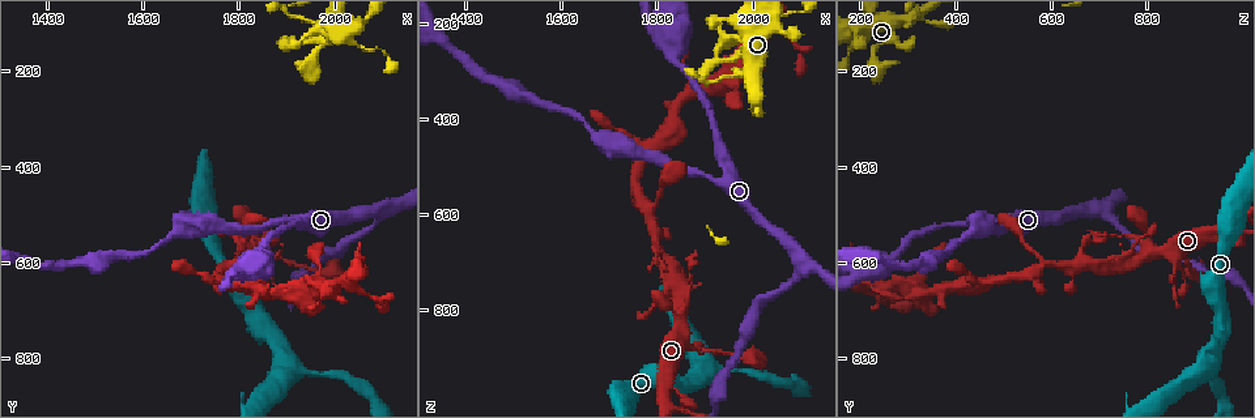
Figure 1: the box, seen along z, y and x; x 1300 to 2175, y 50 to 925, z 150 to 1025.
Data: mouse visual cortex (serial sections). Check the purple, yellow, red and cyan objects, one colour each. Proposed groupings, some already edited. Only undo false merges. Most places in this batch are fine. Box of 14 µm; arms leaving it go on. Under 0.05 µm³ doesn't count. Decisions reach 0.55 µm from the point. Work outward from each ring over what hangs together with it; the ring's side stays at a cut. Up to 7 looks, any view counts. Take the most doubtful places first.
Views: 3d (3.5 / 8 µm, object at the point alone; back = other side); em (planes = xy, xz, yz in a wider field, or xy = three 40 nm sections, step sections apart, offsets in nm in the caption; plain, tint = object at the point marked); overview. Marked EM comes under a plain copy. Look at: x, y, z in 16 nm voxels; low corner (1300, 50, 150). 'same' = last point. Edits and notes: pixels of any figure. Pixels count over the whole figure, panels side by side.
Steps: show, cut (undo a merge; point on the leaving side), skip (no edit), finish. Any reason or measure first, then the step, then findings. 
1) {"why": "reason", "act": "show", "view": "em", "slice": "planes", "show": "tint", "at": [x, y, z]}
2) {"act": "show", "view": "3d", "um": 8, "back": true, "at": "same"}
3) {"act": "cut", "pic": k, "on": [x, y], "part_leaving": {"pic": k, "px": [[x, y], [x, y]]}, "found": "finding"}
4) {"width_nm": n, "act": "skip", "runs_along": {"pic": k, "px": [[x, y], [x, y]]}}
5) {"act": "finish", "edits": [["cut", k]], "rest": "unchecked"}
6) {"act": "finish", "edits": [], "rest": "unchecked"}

{"why": "sharp bend", "act": "show", "view": "3d", "um": 8, "at": [1805, 555, 665]}

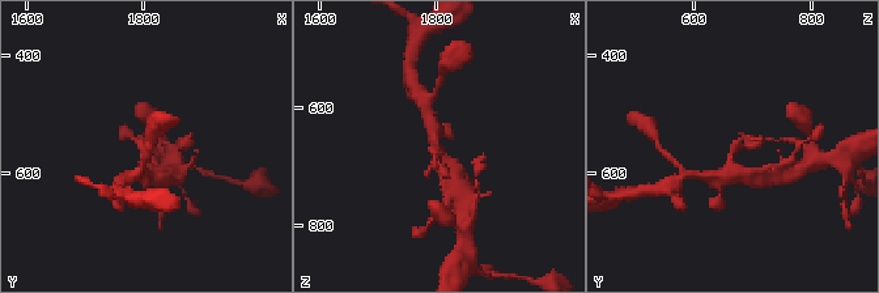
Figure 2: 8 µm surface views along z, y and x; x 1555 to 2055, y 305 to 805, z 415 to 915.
{"act": "show", "view": "3d", "um": 3.5, "at": [1800, 560, 670]}

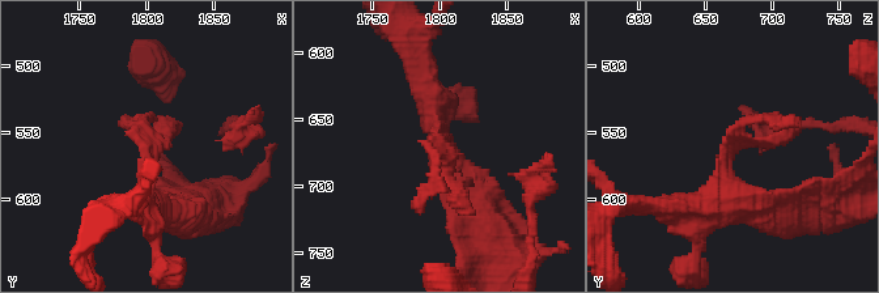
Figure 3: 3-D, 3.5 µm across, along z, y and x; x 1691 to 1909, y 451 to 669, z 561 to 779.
{"act": "skip", "runs_along": {"pic": 3, "px": [[754, 212], [723, 152], [797, 124]]}, "found": "continuous, no second cell"}

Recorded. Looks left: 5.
{"why": "a narrow waist", "act": "show", "view": "3d", "um": 3.5, "at": [1960, 135, 270]}

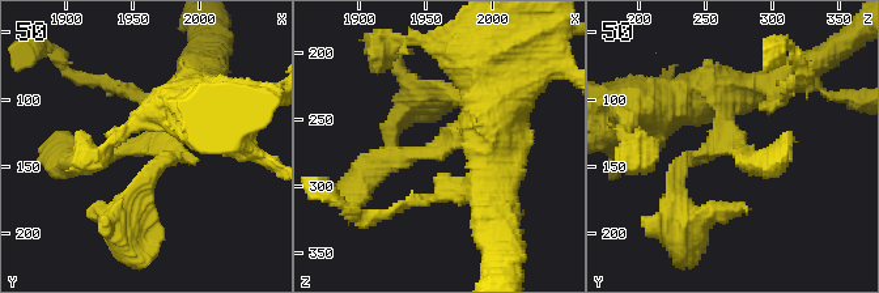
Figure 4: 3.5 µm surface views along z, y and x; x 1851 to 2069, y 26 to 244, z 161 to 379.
{"arms": 3, "arm_widths_nm": [150, 300, 300], "why": "need the tissue", "act": "show", "view": "em", "slice": "xy", "step": 5, "show": "tint", "at": [1956, 140, 272]}

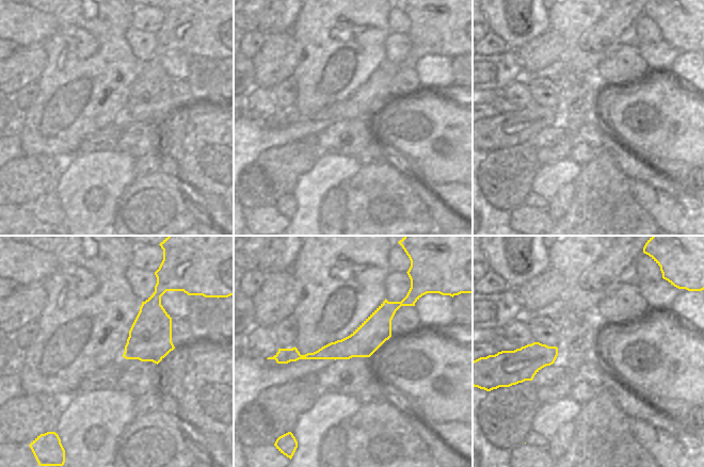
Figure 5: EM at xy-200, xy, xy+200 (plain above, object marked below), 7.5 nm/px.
{"act": "show", "view": "em", "slice": "planes", "show": "tint", "at": "same"}

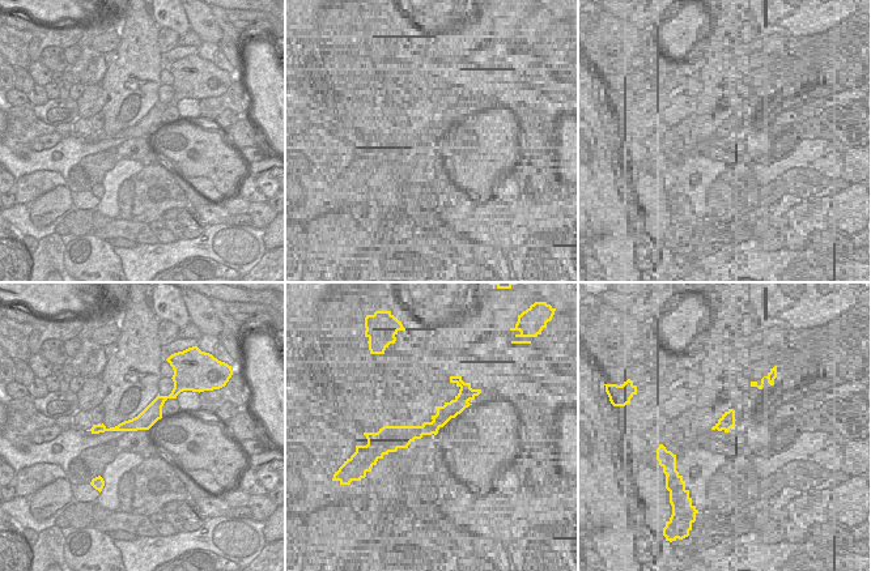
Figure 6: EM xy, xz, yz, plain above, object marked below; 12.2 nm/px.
{"act": "skip", "runs_along": {"pic": 6, "px": [[161, 399], [134, 425], [97, 427]]}, "found": "all the same cell"}

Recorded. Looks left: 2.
{"why": "sudden change in width", "act": "show", "view": "3d", "um": 8, "back": true, "at": [1980, 835, 930]}

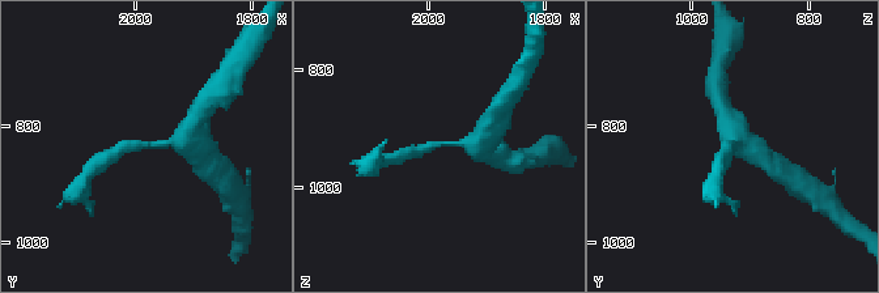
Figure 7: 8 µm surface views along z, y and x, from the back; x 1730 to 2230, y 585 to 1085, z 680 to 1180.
{"arm_widths_nm": [300, 400], "act": "show", "view": "em", "slice": "xy", "step": 1, "show": "tint", "at": [1975, 835, 925]}

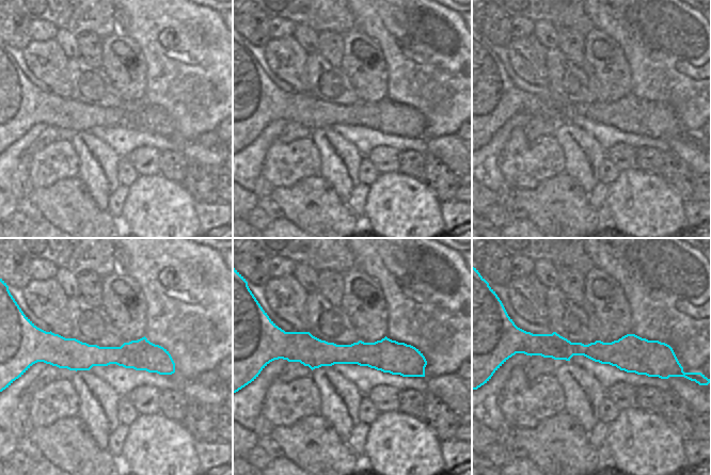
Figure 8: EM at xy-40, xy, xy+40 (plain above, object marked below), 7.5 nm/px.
{"act": "skip", "runs_along": {"pic": 8, "px": [[282, 349], [385, 354], [423, 364]]}, "found": "all the same cell"}

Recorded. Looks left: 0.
{"act": "finish", "edits": [], "rest": "unchecked"}

